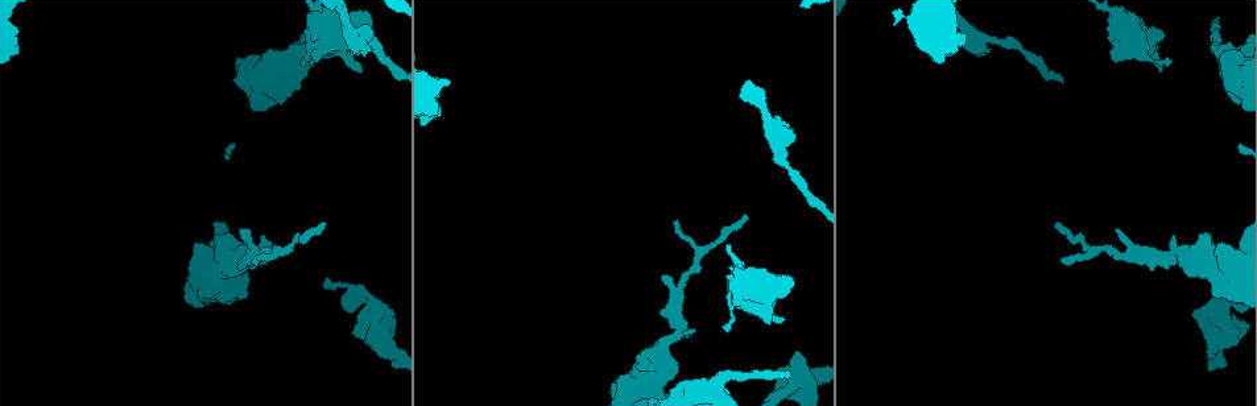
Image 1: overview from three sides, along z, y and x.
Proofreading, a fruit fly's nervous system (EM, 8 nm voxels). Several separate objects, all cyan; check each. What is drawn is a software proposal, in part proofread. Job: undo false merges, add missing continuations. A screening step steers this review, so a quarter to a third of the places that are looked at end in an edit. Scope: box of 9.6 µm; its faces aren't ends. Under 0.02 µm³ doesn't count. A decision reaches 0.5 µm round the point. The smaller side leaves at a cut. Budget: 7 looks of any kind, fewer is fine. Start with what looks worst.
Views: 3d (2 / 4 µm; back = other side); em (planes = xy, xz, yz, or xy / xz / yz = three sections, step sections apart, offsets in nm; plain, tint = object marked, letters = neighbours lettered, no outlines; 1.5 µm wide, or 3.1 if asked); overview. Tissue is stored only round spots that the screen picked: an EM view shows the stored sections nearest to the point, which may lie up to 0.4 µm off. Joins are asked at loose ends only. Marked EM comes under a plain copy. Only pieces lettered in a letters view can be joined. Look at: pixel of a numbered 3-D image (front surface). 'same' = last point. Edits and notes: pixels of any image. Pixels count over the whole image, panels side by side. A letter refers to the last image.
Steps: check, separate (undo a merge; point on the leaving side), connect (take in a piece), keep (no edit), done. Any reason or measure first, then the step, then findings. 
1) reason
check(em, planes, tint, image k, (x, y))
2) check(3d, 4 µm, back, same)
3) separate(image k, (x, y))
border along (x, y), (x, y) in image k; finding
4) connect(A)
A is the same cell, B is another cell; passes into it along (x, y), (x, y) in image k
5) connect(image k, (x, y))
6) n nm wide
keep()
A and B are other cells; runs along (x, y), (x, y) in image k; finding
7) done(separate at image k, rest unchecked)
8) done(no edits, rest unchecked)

free end
check(3d, 4 µm, image 1, (1062, 260))

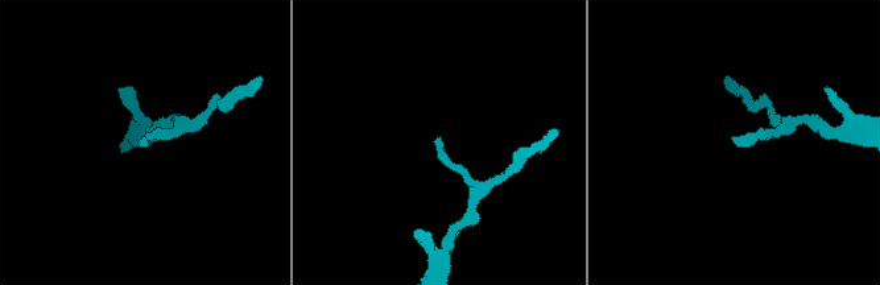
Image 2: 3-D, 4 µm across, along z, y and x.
check(em, planes, letters, image 2, (735, 137))

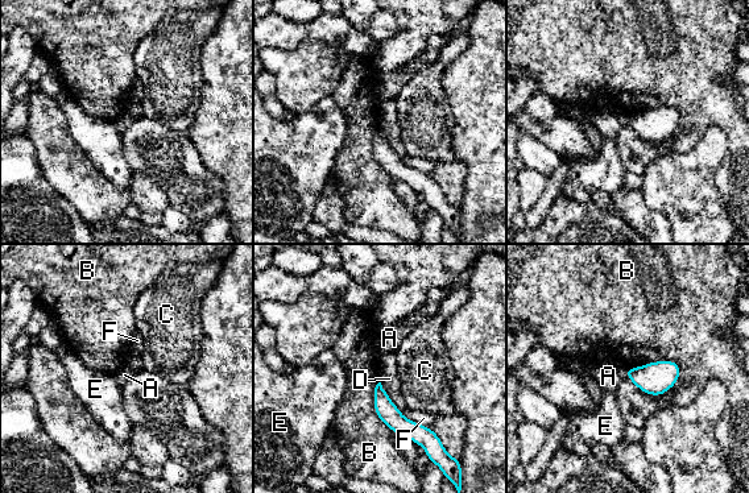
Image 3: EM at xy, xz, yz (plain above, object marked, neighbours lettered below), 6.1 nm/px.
80 nm wide
keep()
A, B, C, D, E and F are other cells; runs along (379, 388), (404, 426), (426, 434) in image 3; no lettered piece goes on from it

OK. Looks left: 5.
check(3d, 2 µm, image 1, (788, 274))

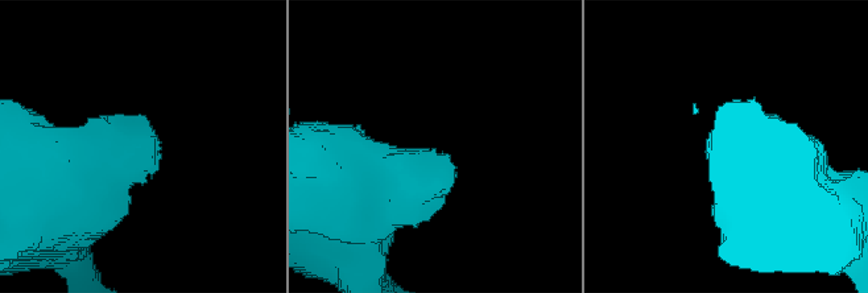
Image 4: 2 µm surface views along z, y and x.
check(em, xz, step 8, letters, image 4, (153, 147))

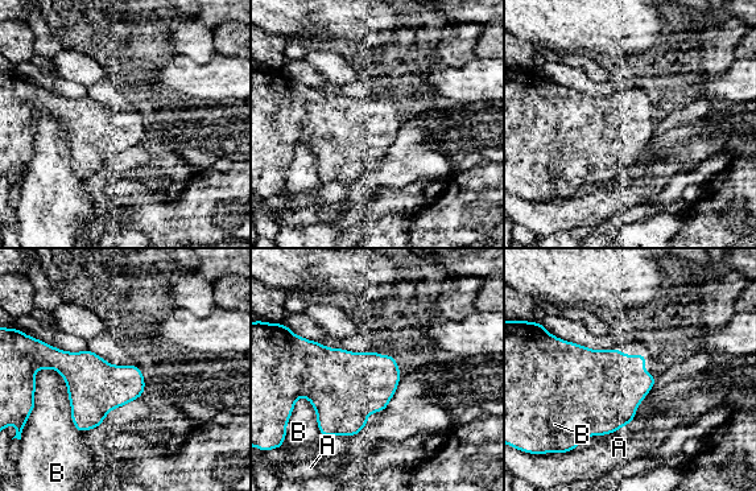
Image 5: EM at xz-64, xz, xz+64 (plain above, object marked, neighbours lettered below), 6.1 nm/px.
keep()
A and B are other cells; none of them fits

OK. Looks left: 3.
calibre changes
check(em, yz, step 4, letters, image 1, (781, 158))

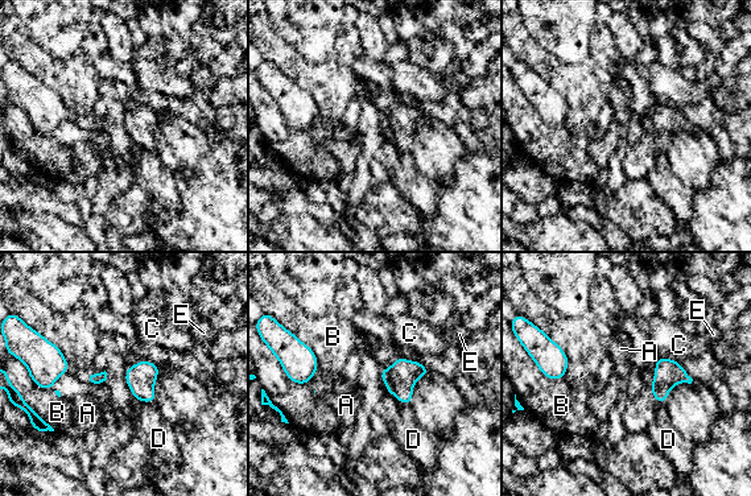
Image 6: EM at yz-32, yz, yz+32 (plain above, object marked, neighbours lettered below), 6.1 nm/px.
keep()
A, B, C, D and E are other cells; one cell here

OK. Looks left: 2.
done(no edits, rest unchecked)

